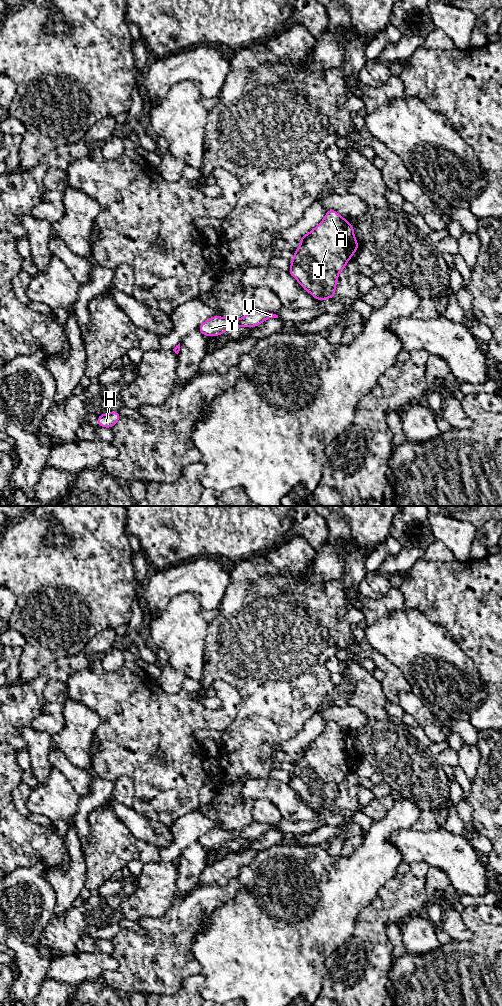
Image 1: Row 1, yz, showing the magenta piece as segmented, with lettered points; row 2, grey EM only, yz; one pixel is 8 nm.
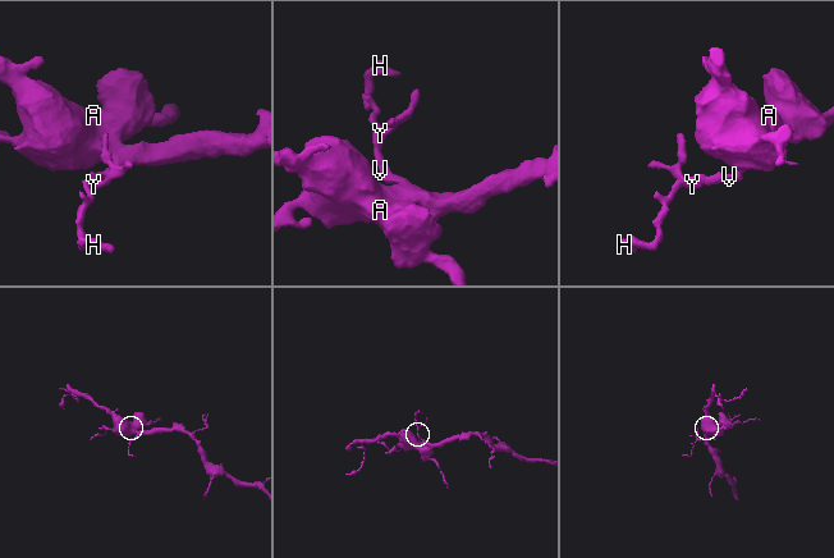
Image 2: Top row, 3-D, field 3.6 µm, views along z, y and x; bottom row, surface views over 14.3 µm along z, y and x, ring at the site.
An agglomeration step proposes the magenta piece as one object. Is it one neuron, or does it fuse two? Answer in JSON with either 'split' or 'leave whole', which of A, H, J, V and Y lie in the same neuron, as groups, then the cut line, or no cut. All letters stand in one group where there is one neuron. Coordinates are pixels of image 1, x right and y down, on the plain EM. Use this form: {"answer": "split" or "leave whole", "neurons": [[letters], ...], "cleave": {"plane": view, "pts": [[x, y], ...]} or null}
{"answer": "leave whole", "neurons": [["A", "H", "J", "V", "Y"]], "cleave": null}

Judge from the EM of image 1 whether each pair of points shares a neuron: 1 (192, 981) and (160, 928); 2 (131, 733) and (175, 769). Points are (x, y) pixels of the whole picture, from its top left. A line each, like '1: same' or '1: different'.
1: different
2: same

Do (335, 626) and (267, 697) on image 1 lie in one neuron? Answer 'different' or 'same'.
same

